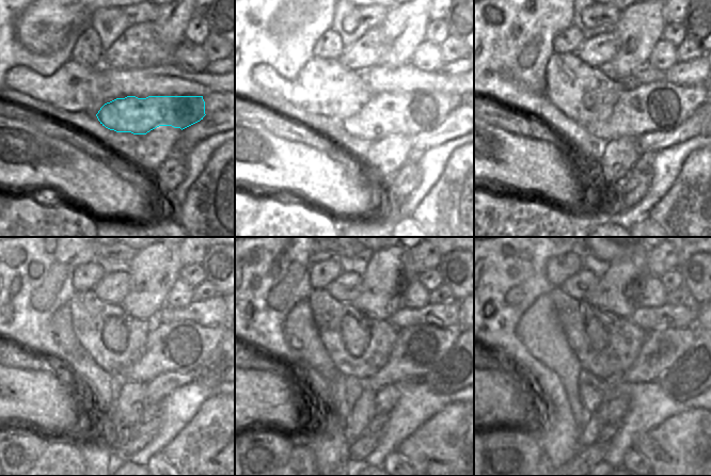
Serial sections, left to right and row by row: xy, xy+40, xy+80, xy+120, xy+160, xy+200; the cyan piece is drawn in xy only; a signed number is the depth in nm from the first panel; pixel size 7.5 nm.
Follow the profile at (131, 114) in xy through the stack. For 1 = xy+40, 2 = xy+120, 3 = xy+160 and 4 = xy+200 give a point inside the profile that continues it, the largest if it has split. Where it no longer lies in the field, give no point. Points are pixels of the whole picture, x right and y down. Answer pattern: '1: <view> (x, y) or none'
1: xy+40 (388, 113)
2: xy+120 (184, 346)
3: xy+160 (417, 349)
4: xy+200 (661, 349)

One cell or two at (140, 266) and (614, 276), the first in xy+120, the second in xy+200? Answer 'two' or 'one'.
one

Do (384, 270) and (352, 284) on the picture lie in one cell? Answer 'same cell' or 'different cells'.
different cells

